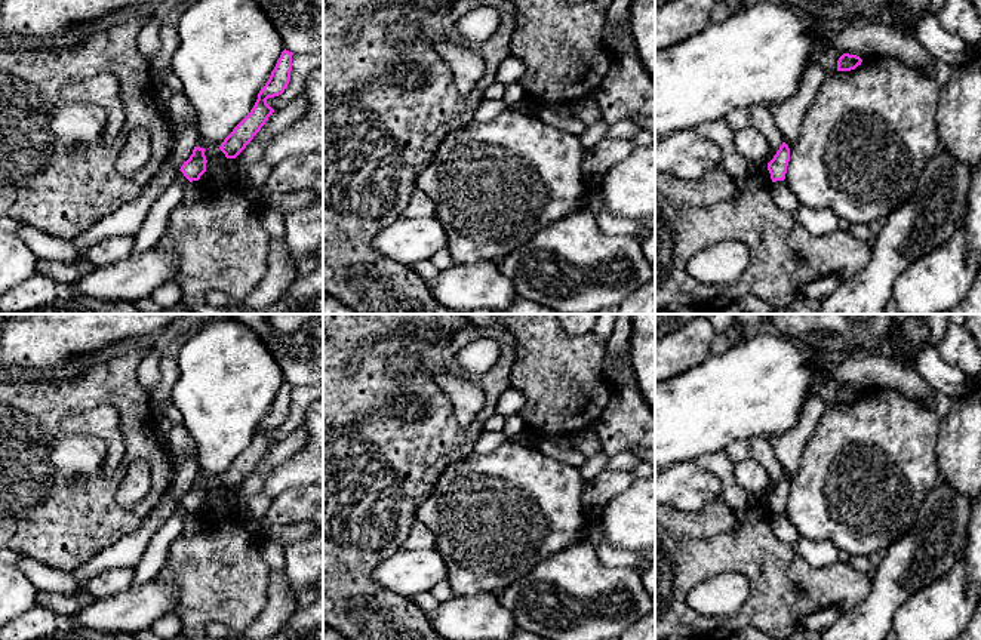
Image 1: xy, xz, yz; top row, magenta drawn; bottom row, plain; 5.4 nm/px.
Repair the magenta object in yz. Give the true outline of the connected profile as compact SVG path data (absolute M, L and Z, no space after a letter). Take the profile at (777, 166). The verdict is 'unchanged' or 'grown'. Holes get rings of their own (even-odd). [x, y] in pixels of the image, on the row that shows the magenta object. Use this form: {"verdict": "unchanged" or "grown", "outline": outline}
{"verdict": "unchanged", "outline": "M782 142L774 159L768 163L768 170L771 173L772 182L785 179L788 161L790 148L785 142Z"}

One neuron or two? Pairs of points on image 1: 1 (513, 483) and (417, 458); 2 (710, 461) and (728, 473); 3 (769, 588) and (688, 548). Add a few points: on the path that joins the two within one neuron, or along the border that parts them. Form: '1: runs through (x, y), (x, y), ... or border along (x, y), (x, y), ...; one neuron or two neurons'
1: border along (473, 451), (452, 461), (429, 495); two neurons
2: runs through (715, 462), (723, 468); one neuron
3: runs through (750, 568), (731, 548), (709, 548); one neuron

